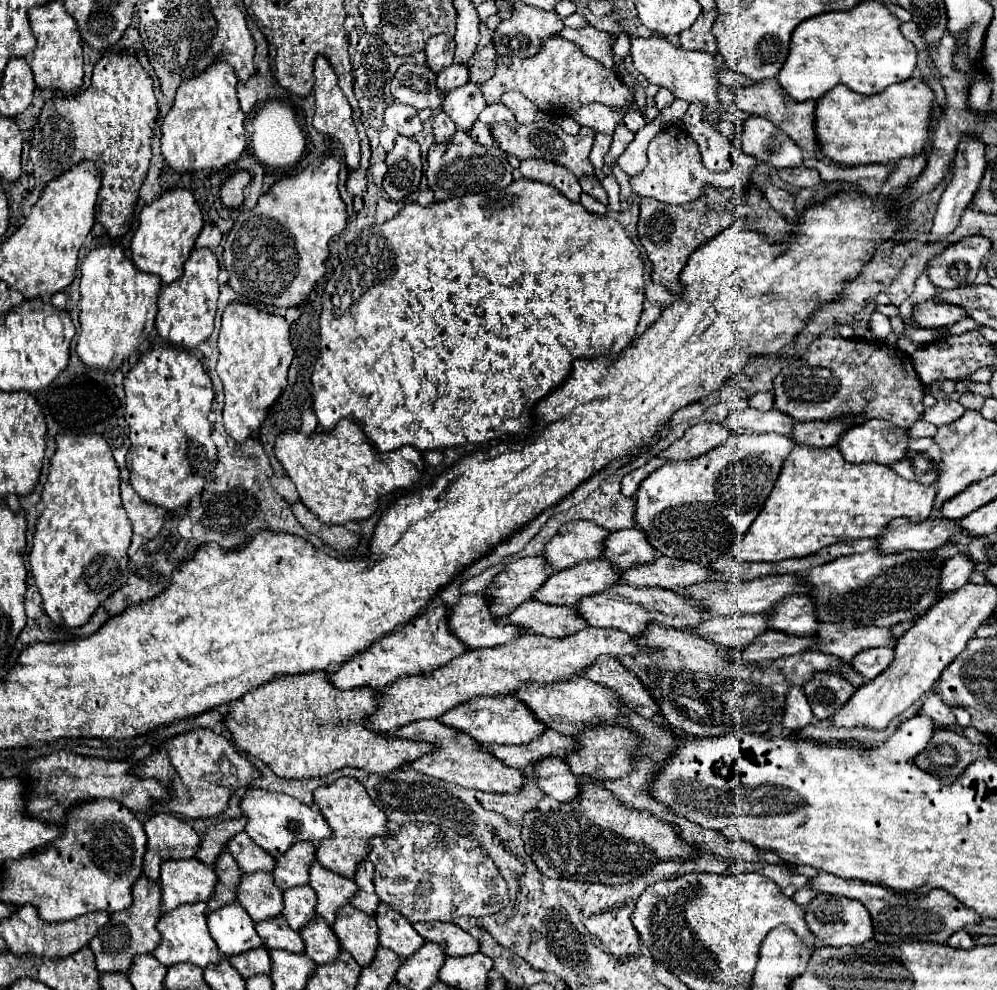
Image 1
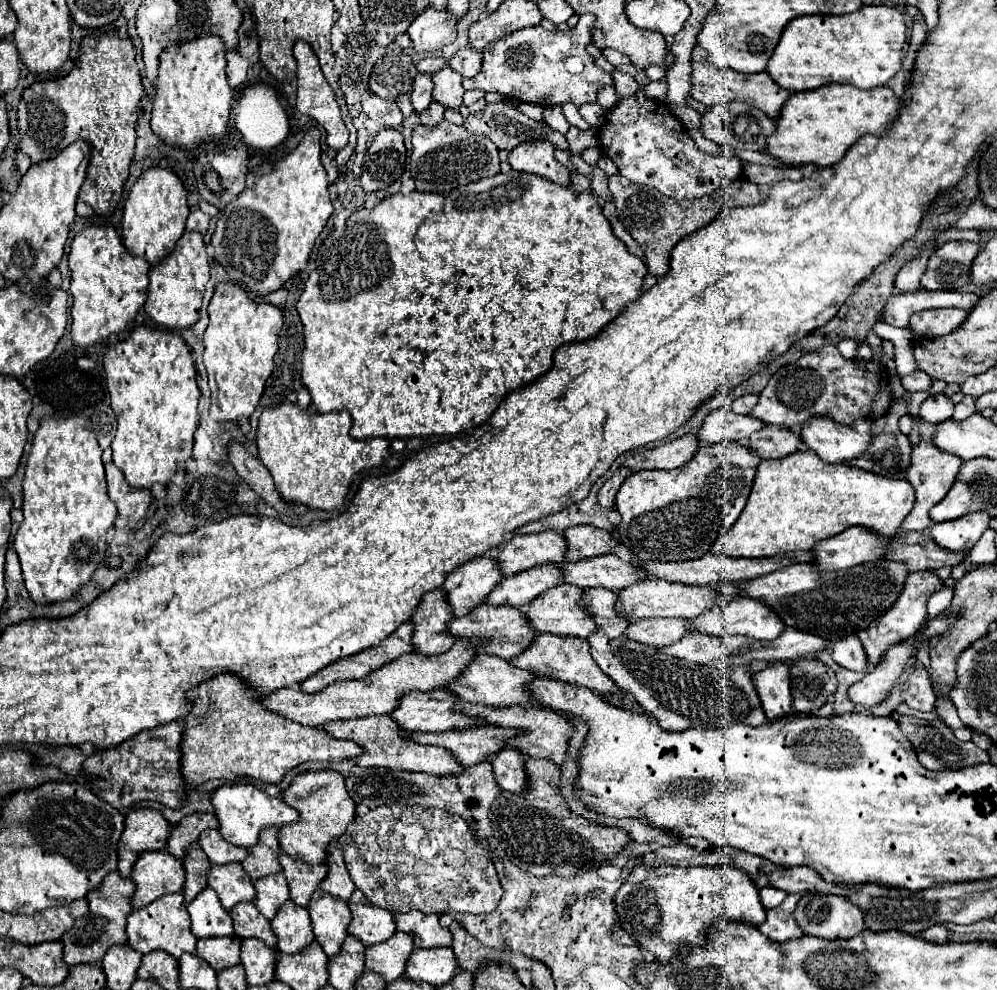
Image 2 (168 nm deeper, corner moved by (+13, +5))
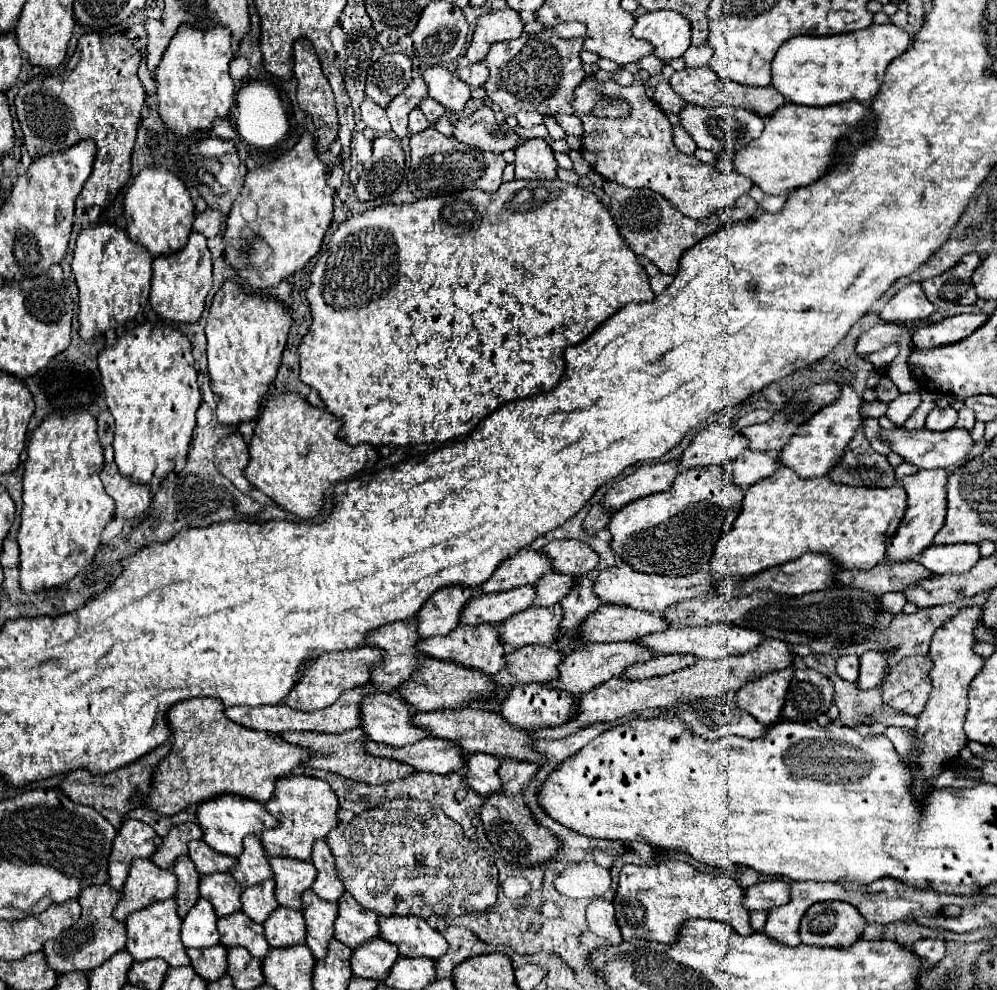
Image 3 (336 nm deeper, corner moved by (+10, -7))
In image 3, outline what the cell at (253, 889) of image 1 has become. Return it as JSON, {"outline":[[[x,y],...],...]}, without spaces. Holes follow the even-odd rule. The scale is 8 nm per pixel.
{"outline":[[[211,873],[201,877],[199,893],[203,899],[209,899],[217,917],[225,917],[241,909],[241,887],[227,873]]]}

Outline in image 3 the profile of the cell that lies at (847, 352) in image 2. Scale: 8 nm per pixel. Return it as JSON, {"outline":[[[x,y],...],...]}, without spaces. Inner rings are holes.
{"outline":[[[845,385],[841,391],[841,397],[833,405],[823,407],[823,411],[815,413],[807,423],[799,425],[799,431],[795,431],[795,435],[791,435],[791,439],[787,441],[787,447],[783,447],[783,451],[779,451],[779,455],[777,455],[779,463],[793,469],[795,475],[801,479],[827,475],[831,471],[831,467],[839,461],[843,449],[853,439],[853,435],[861,423],[859,409],[861,409],[859,395],[853,391],[853,387]]]}

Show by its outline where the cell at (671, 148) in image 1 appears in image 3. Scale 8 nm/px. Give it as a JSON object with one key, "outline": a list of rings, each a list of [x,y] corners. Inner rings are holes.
{"outline":[[[587,77],[577,89],[573,99],[575,115],[583,121],[581,135],[581,155],[583,159],[597,169],[597,173],[625,187],[645,187],[659,191],[677,211],[689,215],[691,219],[705,219],[707,215],[727,209],[735,203],[737,197],[749,193],[753,183],[739,173],[719,173],[713,165],[701,163],[695,155],[681,153],[671,139],[671,123],[659,105],[645,95],[645,85],[635,79],[631,85],[621,87],[615,81],[597,81]],[[597,95],[619,95],[631,103],[631,115],[625,119],[603,119],[593,117],[591,109],[597,103]]]}

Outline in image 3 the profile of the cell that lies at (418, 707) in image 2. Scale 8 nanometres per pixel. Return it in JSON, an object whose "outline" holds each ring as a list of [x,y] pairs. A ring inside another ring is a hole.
{"outline":[[[371,693],[363,697],[361,729],[369,741],[385,743],[391,747],[405,747],[423,737],[423,729],[411,725],[409,705],[395,693]]]}

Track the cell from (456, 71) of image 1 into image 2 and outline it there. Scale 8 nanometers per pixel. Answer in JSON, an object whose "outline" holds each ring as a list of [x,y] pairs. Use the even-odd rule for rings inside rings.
{"outline":[[[420,73],[416,75],[414,91],[410,93],[410,99],[416,113],[424,111],[432,103],[432,75],[420,75]]]}

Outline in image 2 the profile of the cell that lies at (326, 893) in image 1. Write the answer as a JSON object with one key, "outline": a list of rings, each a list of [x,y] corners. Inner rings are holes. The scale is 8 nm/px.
{"outline":[[[280,853],[280,865],[282,873],[288,879],[290,885],[290,895],[296,905],[308,907],[312,893],[320,887],[320,879],[328,873],[326,865],[310,865],[300,859],[292,859],[286,853]]]}

